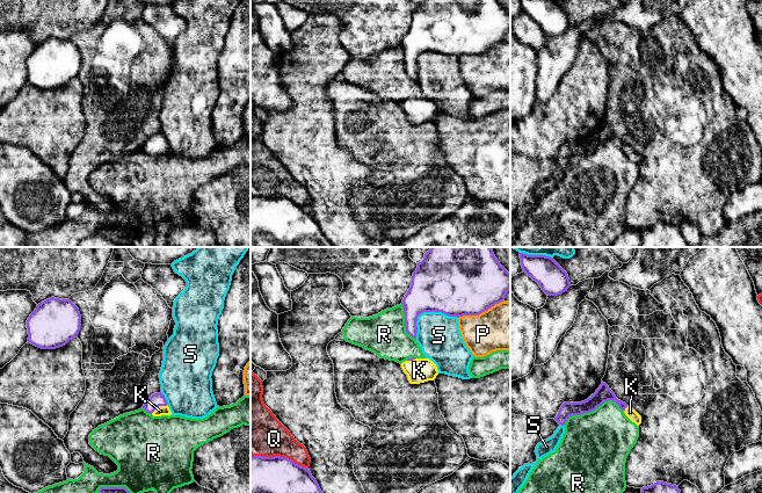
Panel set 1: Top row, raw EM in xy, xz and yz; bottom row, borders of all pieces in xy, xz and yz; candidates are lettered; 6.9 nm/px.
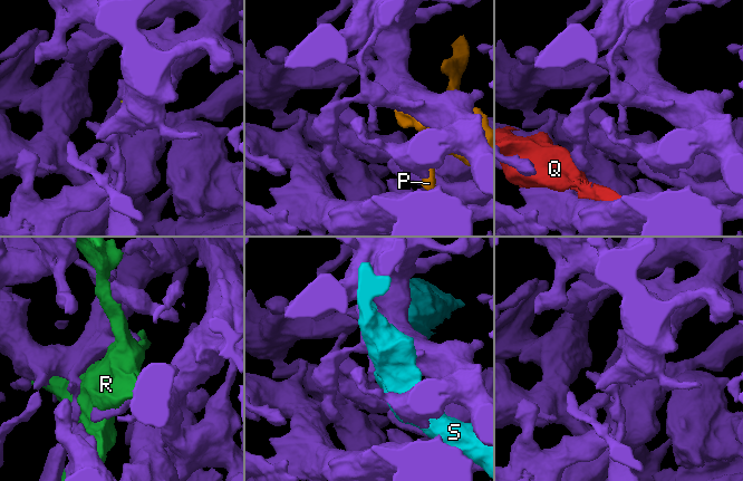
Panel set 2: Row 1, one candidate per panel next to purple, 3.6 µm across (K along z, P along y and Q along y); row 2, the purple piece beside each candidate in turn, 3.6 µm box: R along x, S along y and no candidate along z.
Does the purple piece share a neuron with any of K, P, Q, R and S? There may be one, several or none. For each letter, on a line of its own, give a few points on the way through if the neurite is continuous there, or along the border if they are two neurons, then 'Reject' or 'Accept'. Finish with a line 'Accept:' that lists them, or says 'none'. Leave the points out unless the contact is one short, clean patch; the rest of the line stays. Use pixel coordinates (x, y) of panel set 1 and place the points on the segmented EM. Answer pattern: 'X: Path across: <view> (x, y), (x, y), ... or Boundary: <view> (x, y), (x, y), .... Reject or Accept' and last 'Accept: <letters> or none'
K: Path across: xy (158, 399), (159, 405), (160, 411). Accept
P: Reject
Q: Reject
R: Reject
S: Reject
Accept: K

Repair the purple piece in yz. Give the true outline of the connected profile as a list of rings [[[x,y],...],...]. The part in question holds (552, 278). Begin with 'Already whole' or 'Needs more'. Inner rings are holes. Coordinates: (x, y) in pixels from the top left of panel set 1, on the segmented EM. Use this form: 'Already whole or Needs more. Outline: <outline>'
Already whole. Outline: [[[520,253],[523,273],[536,281],[547,296],[558,296],[571,287],[567,273],[550,256]]]

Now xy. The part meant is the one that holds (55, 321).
Already whole. Outline: [[[51,297],[28,318],[28,342],[42,349],[56,349],[78,338],[80,326],[79,309],[70,299]]]

